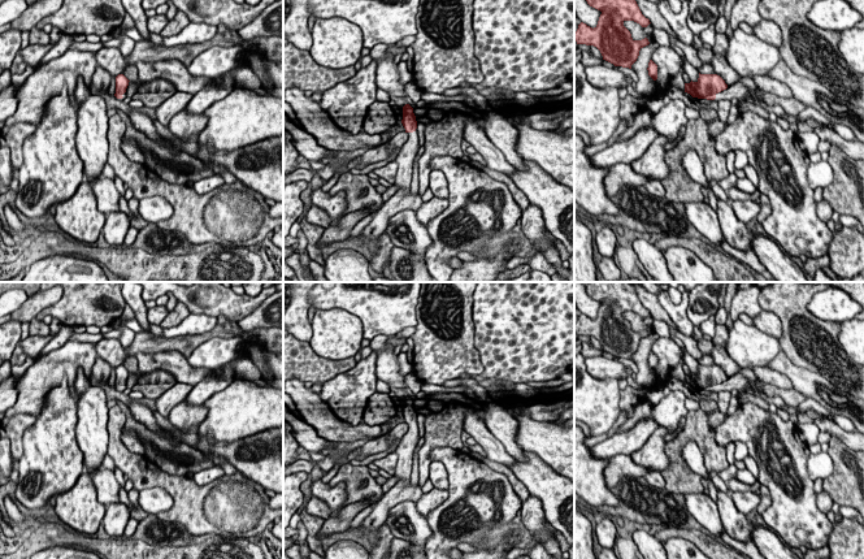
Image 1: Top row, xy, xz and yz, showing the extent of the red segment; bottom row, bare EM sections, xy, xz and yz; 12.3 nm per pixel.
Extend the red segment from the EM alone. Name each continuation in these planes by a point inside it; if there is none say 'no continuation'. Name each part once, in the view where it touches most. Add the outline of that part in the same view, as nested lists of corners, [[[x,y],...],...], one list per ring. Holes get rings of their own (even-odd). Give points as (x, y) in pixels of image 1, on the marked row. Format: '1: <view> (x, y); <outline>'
1: yz (739, 91); [[[738,82],[738,83],[729,86],[726,90],[716,94],[715,101],[720,101],[724,99],[725,100],[731,100],[731,99],[744,100],[750,96],[752,96],[751,88]]]

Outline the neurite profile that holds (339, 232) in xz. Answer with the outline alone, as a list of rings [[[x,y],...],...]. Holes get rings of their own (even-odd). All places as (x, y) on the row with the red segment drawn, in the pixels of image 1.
[[[360,209],[344,214],[344,217],[333,226],[329,226],[324,230],[320,240],[317,242],[321,246],[330,244],[333,242],[340,242],[348,239],[351,230],[355,225],[362,220],[369,213],[369,209]]]

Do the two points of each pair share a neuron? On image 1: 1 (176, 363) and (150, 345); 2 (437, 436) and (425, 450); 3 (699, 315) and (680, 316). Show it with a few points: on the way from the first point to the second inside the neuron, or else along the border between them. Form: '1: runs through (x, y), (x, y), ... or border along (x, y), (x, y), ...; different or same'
1: border along (134, 355), (139, 352), (178, 351), (186, 359); different
2: runs through (433, 440), (428, 446); same
3: border along (687, 295), (686, 316), (694, 325); different

